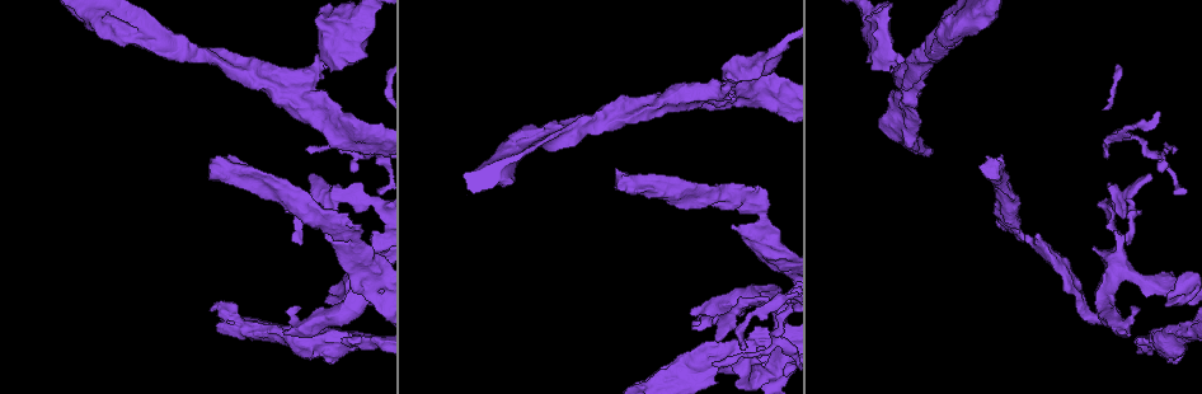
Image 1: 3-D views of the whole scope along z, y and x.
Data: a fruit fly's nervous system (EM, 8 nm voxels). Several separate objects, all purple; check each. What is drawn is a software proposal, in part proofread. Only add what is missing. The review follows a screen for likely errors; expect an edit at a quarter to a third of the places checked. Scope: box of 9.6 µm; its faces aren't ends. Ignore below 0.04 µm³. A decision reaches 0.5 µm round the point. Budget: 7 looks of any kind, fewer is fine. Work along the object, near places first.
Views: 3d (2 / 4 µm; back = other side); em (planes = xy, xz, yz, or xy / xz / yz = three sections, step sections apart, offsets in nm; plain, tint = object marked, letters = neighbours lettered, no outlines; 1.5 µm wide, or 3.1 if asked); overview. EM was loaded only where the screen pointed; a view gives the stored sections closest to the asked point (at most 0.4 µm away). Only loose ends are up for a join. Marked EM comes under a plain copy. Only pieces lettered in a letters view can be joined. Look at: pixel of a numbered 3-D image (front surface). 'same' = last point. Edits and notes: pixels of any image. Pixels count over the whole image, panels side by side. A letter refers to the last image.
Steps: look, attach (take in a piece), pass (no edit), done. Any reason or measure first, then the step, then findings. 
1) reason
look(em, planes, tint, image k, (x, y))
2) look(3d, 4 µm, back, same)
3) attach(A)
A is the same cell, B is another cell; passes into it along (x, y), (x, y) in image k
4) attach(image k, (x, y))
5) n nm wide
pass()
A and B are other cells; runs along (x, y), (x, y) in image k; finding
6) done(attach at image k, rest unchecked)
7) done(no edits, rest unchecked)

look(em, planes, letters, image 1, (754, 299))

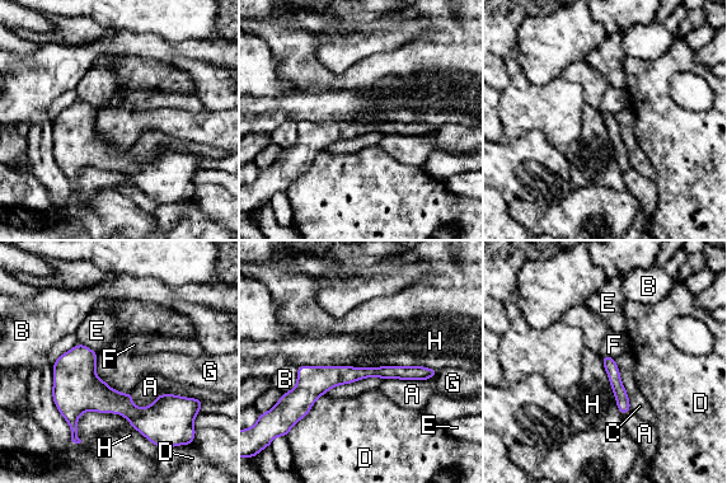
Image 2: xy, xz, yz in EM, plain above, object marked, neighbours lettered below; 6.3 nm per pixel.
pass()
A, B, C, D, E, F, G and H are other cells; border along (298, 366), (426, 366), (437, 370) in image 2; no lettered piece goes on from it

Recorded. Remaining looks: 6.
thick end
look(em, planes, tint, image 1, (890, 104))

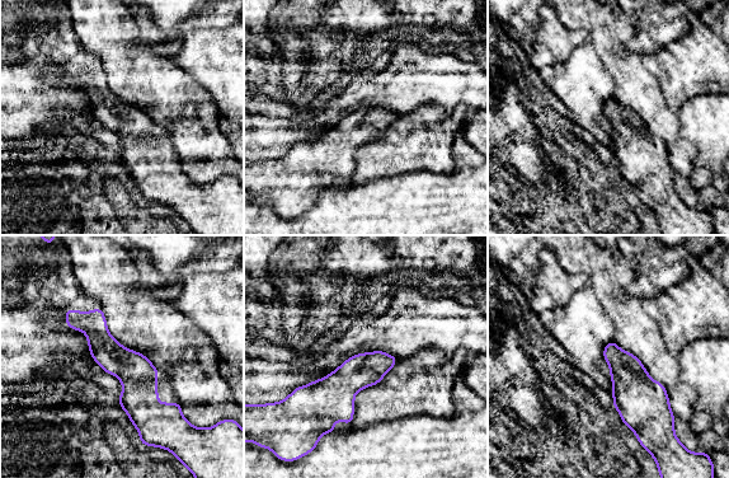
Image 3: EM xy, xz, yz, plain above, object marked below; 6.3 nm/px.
look(em, planes, letters, same)

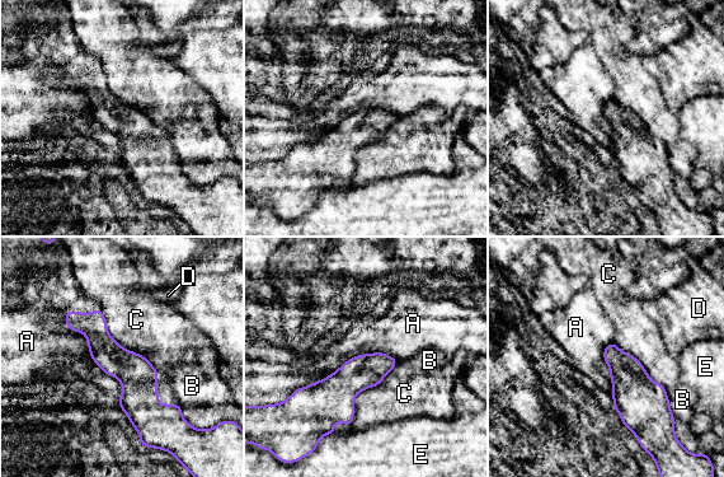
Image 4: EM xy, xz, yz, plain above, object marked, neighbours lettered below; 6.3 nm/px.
pass()
A, B, C, D and E are other cells; border along (398, 360), (358, 354), (291, 394) in image 4; none of them fits

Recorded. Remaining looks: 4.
free end
look(em, planes, letters, image 1, (1039, 234))

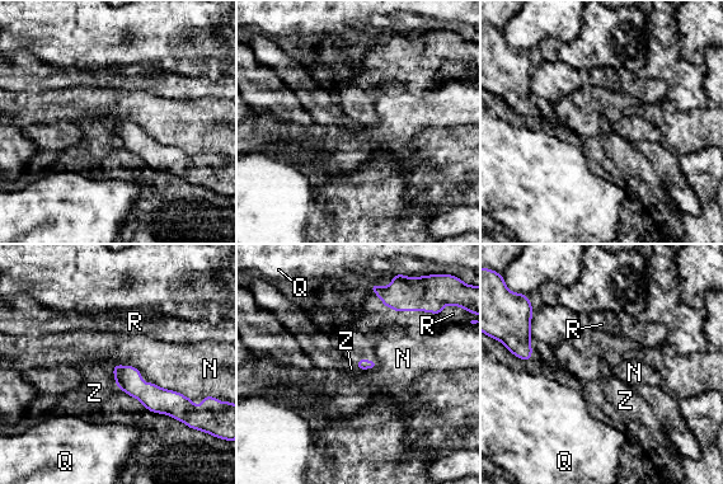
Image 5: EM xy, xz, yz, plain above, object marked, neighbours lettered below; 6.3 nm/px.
pass()
N, Q, R and Z are other cells; runs along (116, 367), (137, 389), (179, 405) in image 5; none of them fits

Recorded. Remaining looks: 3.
done(no edits, rest unchecked)

